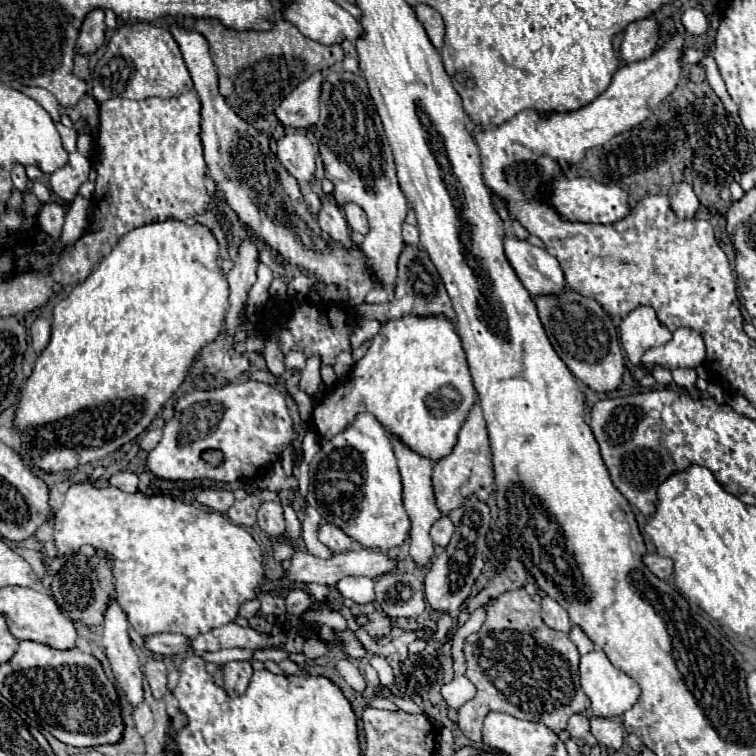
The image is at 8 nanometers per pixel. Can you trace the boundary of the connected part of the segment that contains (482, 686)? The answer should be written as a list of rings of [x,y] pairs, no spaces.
[[[524,588],[504,592],[502,596],[492,600],[486,614],[488,614],[488,618],[482,624],[480,632],[470,634],[466,638],[466,664],[468,664],[466,676],[476,686],[478,694],[458,710],[460,730],[472,742],[480,742],[482,740],[482,720],[492,710],[506,712],[506,714],[510,714],[514,718],[522,718],[522,720],[542,722],[556,734],[566,730],[568,718],[572,714],[578,714],[588,708],[588,698],[586,698],[586,694],[582,698],[582,688],[580,688],[580,678],[578,678],[578,658],[580,656],[578,656],[576,646],[570,642],[570,638],[566,634],[550,630],[542,622],[540,604],[534,602],[526,594]]]

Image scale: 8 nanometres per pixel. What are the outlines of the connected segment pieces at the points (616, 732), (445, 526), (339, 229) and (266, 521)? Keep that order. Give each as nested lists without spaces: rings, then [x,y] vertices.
[[[590,718],[590,726],[592,726],[592,734],[598,740],[598,744],[612,748],[612,750],[620,750],[624,744],[624,726],[612,718]]]
[[[440,516],[440,520],[438,520],[438,522],[432,526],[432,530],[430,530],[430,536],[432,536],[432,540],[434,540],[438,546],[446,546],[446,544],[450,542],[452,532],[454,532],[454,526],[452,526],[450,518],[448,518],[448,516]]]
[[[322,198],[322,208],[318,212],[318,224],[320,228],[330,234],[338,244],[346,246],[346,248],[352,248],[354,242],[350,238],[350,230],[348,230],[348,224],[346,224],[346,218],[342,214],[342,210],[338,208],[338,204],[334,200],[328,200],[328,198]]]
[[[264,502],[258,510],[258,526],[274,538],[284,536],[286,524],[284,524],[282,506],[276,506],[276,502]]]

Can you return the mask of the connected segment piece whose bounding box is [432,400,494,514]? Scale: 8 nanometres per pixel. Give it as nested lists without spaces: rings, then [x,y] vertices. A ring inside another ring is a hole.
[[[478,400],[472,406],[468,420],[464,422],[464,426],[462,426],[462,430],[458,434],[458,442],[456,442],[454,450],[448,456],[436,460],[432,482],[434,482],[436,504],[438,504],[442,514],[448,514],[450,510],[458,508],[464,502],[464,498],[470,496],[470,494],[476,494],[478,500],[486,502],[490,498],[490,494],[494,492],[492,454],[490,454],[490,444],[488,444],[486,422],[484,422],[484,416],[482,416]]]

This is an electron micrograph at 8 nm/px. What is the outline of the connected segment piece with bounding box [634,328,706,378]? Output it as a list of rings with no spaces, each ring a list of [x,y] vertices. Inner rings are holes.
[[[678,328],[676,332],[672,332],[672,340],[650,348],[644,356],[640,366],[636,368],[634,376],[642,378],[646,374],[650,374],[656,366],[674,370],[678,366],[686,366],[686,368],[696,368],[698,364],[702,364],[706,358],[706,348],[702,342],[702,336],[690,328]]]

